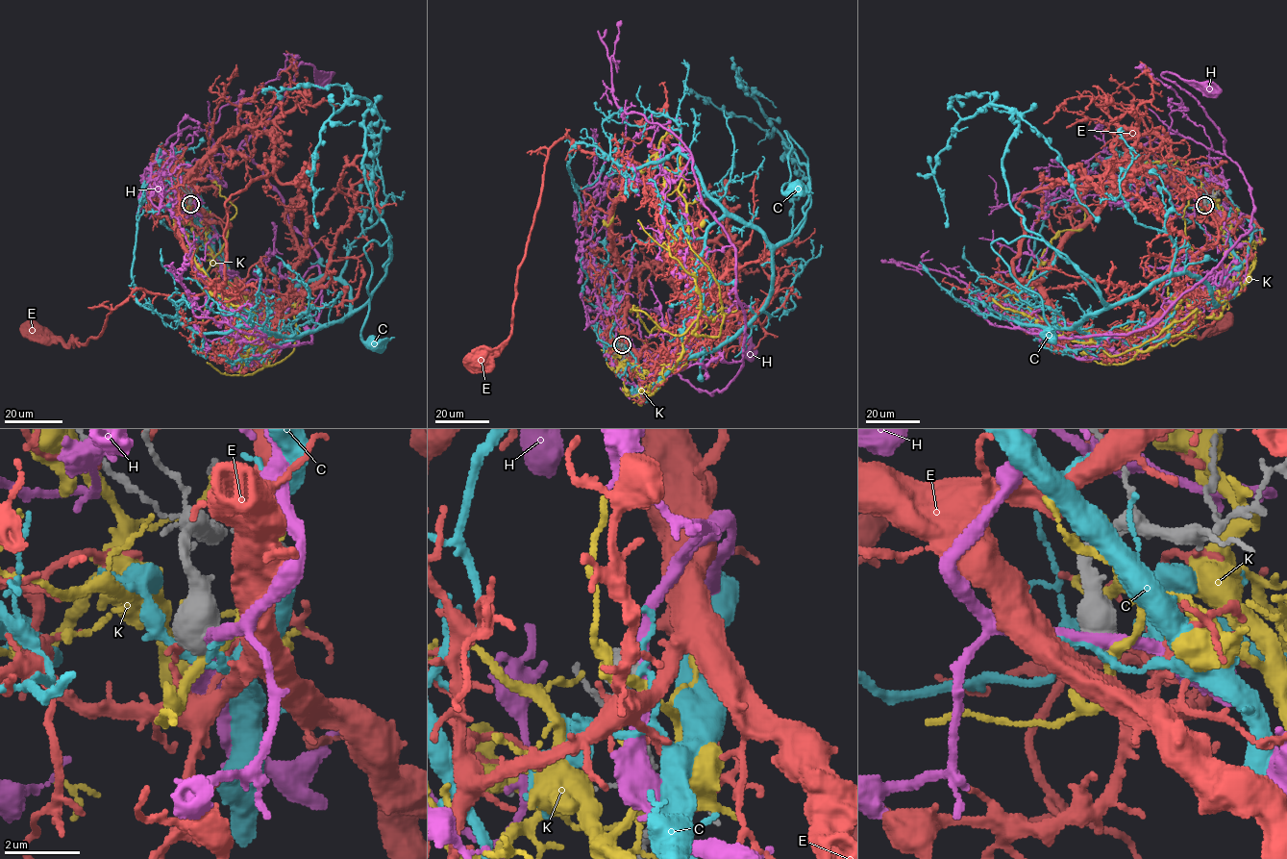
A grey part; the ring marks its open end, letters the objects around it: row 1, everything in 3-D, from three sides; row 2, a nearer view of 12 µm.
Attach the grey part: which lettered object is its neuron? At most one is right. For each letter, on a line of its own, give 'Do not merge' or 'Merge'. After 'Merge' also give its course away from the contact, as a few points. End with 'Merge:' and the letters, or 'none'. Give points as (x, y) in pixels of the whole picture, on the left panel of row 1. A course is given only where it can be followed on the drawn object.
C: Do not merge
E: Do not merge
H: Do not merge
K: Do not merge
Merge: none

